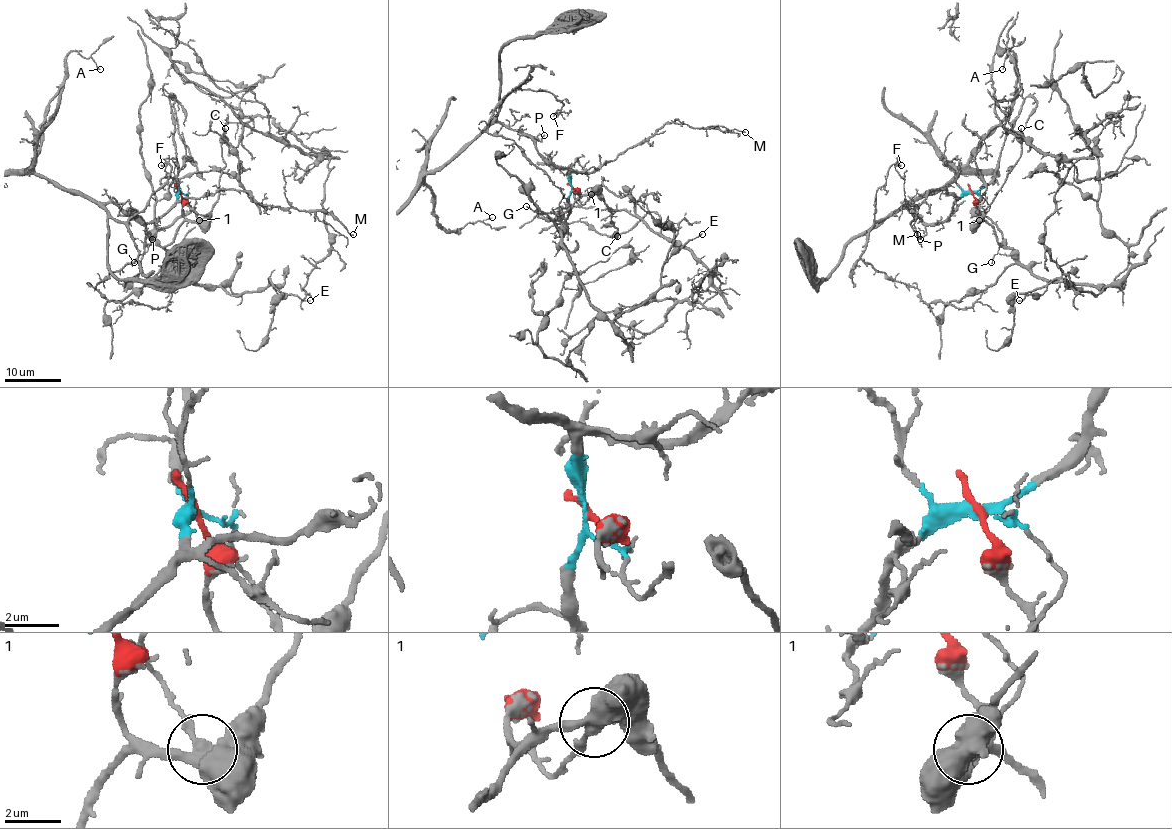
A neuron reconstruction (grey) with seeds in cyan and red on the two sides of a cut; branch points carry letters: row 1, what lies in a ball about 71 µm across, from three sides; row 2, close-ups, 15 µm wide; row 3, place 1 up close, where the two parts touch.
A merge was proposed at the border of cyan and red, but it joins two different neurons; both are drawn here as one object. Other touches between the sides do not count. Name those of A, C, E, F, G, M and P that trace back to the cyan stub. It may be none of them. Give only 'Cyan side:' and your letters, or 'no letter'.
Cyan side: A, F, M, P

